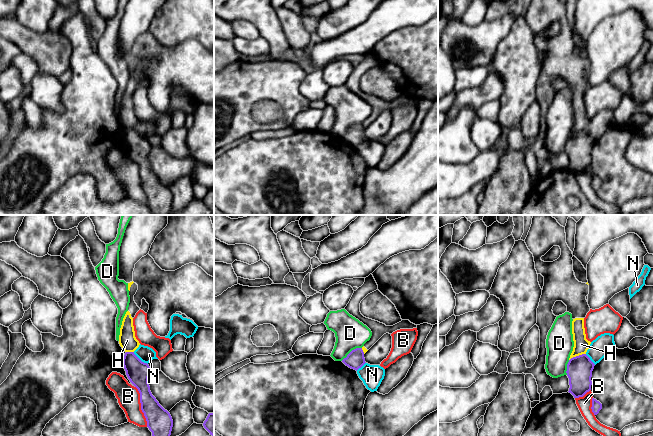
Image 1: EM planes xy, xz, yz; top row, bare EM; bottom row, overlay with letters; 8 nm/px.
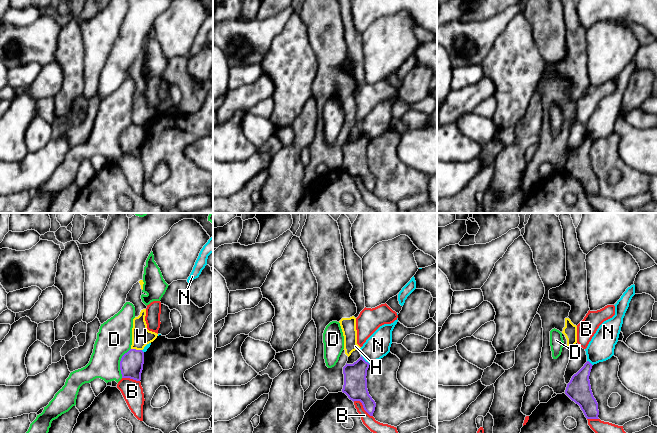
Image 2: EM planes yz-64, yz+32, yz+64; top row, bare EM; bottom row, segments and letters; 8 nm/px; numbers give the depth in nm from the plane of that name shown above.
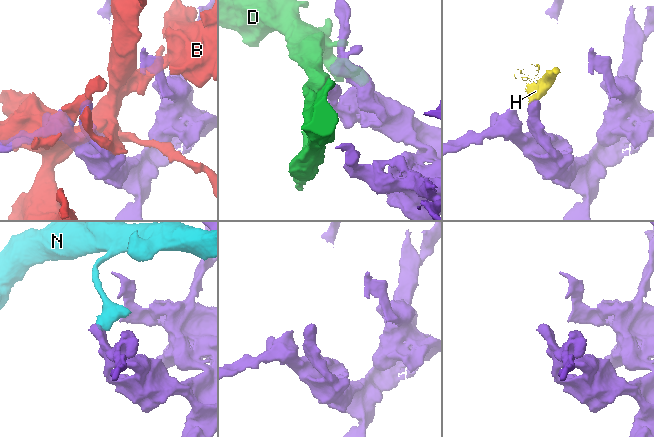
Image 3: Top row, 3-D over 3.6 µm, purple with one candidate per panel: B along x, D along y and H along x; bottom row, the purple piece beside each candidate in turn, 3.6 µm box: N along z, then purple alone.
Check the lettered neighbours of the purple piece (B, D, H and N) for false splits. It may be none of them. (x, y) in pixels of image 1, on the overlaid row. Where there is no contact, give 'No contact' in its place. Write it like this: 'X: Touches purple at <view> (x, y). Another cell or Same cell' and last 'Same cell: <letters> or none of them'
B: Touches purple at xy (141, 406). Another cell
D: Touches purple at xz (351, 351). Another cell
H: Touches purple at yz (577, 356). Another cell
N: Touches purple at xy (139, 359). Another cell
Same cell: none of them

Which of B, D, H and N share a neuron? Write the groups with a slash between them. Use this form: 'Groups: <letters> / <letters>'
Groups: B / D / H / N

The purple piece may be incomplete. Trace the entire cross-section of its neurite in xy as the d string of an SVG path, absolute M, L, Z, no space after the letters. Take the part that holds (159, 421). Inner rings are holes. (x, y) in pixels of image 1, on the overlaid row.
M126 352L123 366L128 379L140 393L141 410L152 436L170 436L173 420L170 413L159 404L150 391L148 377L151 370L149 365L142 362L134 352Z

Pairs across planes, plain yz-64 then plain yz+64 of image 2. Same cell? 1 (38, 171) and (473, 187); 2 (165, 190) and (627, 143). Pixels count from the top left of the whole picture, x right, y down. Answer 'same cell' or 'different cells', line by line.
1: different cells
2: different cells

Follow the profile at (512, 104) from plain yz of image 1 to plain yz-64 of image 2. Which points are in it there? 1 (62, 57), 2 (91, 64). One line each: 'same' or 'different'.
1: same
2: different

